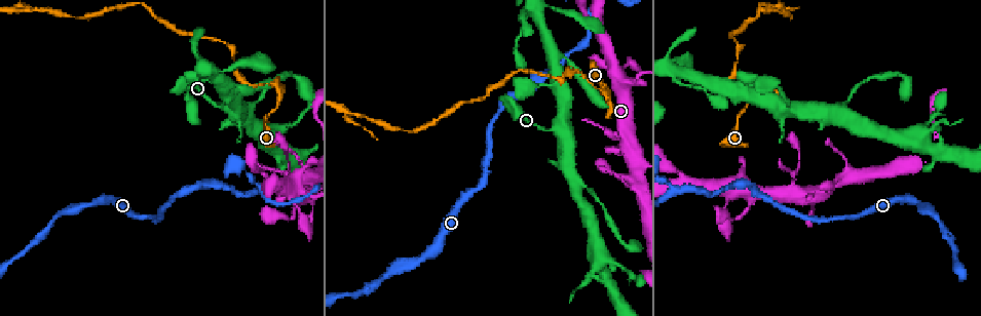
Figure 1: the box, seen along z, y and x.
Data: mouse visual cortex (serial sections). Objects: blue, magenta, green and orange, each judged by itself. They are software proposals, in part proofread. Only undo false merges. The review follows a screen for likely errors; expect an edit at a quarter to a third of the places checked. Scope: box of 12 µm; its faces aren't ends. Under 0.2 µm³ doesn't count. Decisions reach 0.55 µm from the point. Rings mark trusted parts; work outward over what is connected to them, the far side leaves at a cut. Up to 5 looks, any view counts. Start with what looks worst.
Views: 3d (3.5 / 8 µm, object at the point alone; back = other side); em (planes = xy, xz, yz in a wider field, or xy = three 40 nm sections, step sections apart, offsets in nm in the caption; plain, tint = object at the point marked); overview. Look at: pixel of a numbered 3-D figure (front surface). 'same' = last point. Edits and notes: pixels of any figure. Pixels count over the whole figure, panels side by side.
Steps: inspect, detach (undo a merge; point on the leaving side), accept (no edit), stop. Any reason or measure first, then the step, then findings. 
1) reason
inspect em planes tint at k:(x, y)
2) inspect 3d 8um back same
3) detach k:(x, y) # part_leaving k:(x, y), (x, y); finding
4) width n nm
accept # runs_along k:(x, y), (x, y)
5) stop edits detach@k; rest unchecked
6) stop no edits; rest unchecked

inspect 3d 3.5um at 1:(278, 89)

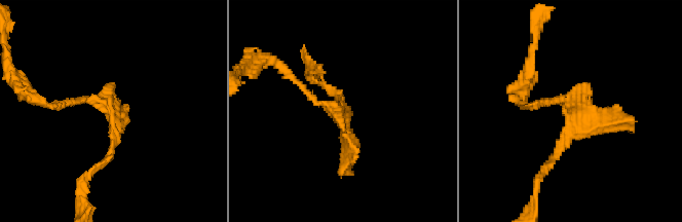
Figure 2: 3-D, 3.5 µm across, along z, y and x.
inspect em xy step 1 tint at 2:(575, 110)

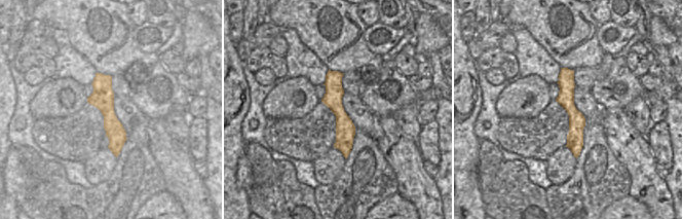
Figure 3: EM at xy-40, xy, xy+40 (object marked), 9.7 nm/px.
accept # runs_along 3:(563, 70), (576, 153); continuous, no second cell

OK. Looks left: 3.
inspect 3d 3.5um at 1:(845, 111)

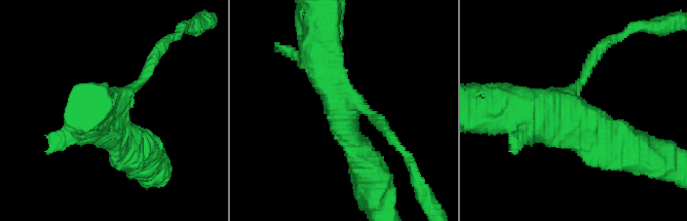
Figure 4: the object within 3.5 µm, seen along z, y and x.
arms 3; arm_widths 150, 400, 500 nm
inspect em planes tint at 4:(570, 110)

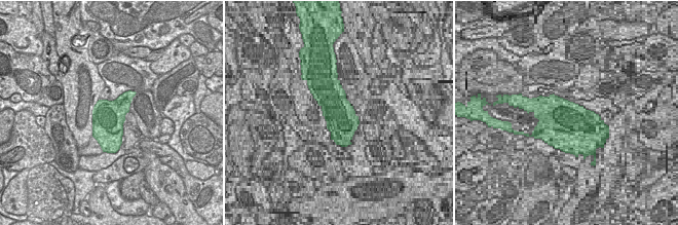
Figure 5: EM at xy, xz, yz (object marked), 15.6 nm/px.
inspect em xy step 5 tint same

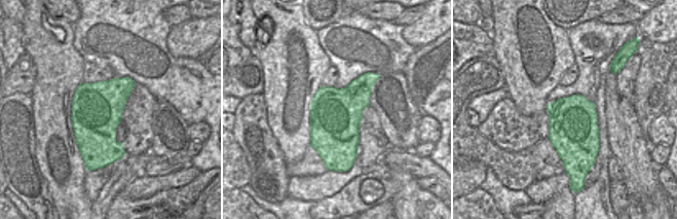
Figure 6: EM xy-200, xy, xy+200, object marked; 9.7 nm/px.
accept # runs_along 4:(316, 41), (319, 70), (360, 154); all the same cell

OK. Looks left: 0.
stop no edits; rest unchecked

